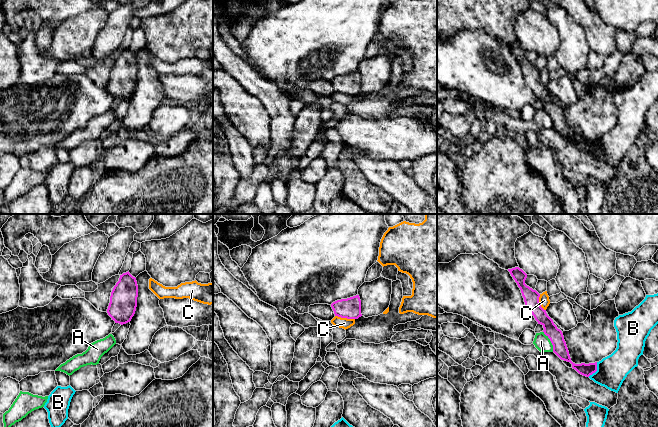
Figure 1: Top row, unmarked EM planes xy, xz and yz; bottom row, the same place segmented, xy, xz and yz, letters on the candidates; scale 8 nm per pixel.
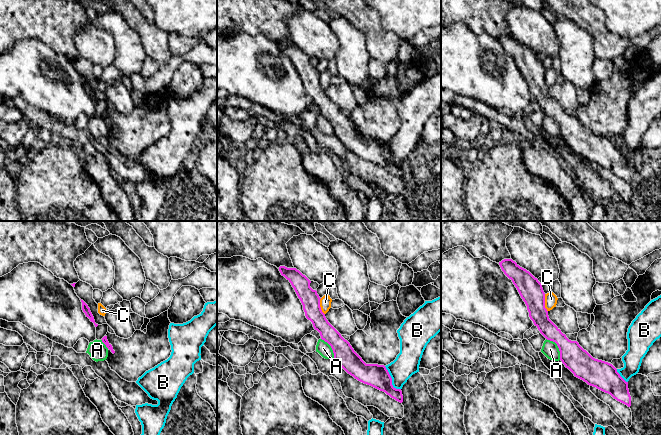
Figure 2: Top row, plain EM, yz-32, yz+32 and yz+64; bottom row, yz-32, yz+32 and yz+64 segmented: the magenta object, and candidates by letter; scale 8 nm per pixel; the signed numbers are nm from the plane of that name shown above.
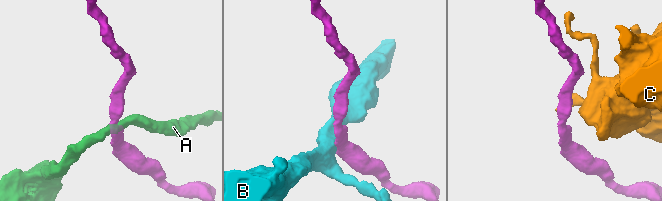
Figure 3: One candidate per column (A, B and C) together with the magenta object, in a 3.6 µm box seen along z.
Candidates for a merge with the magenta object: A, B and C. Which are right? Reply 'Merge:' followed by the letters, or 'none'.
Merge: none

